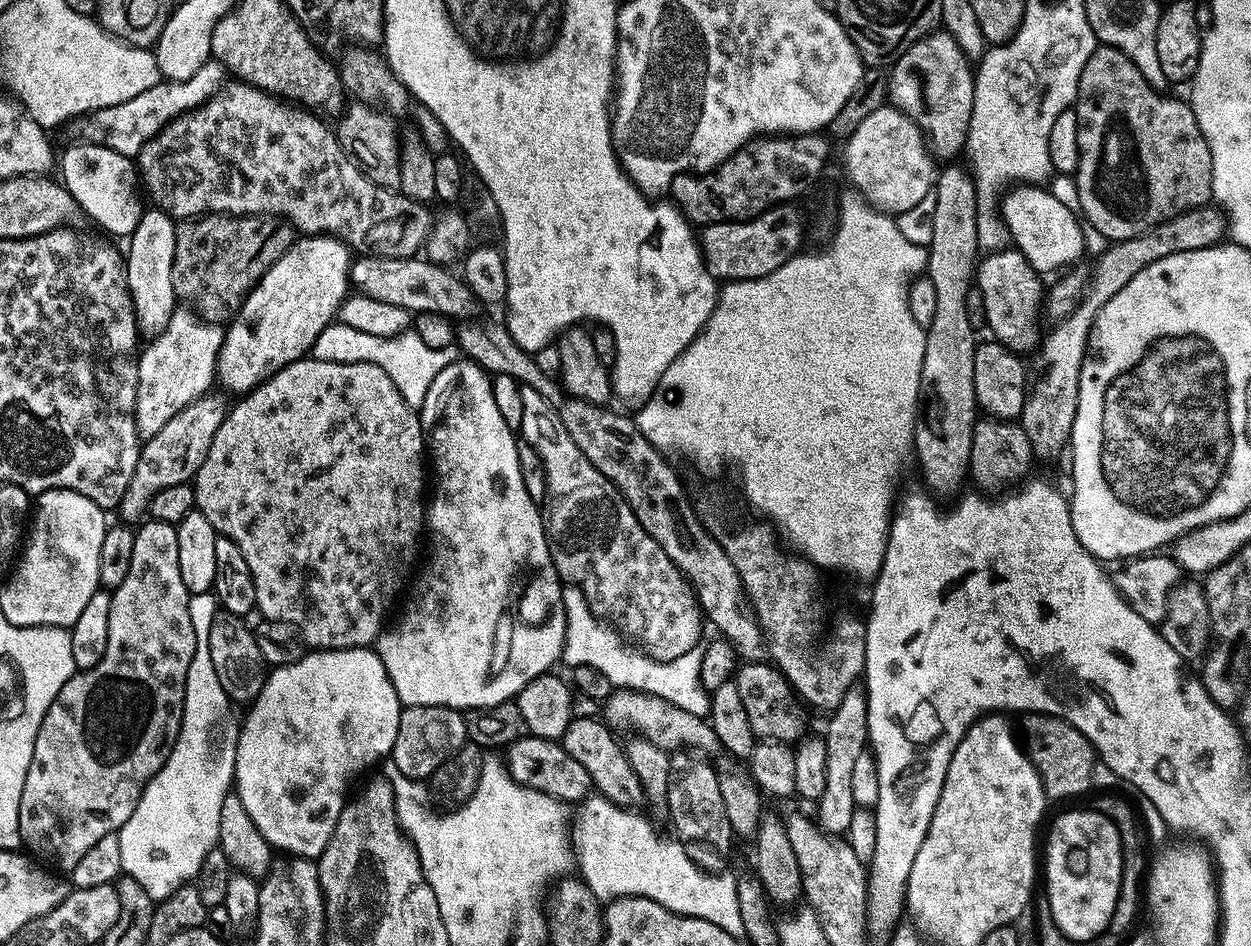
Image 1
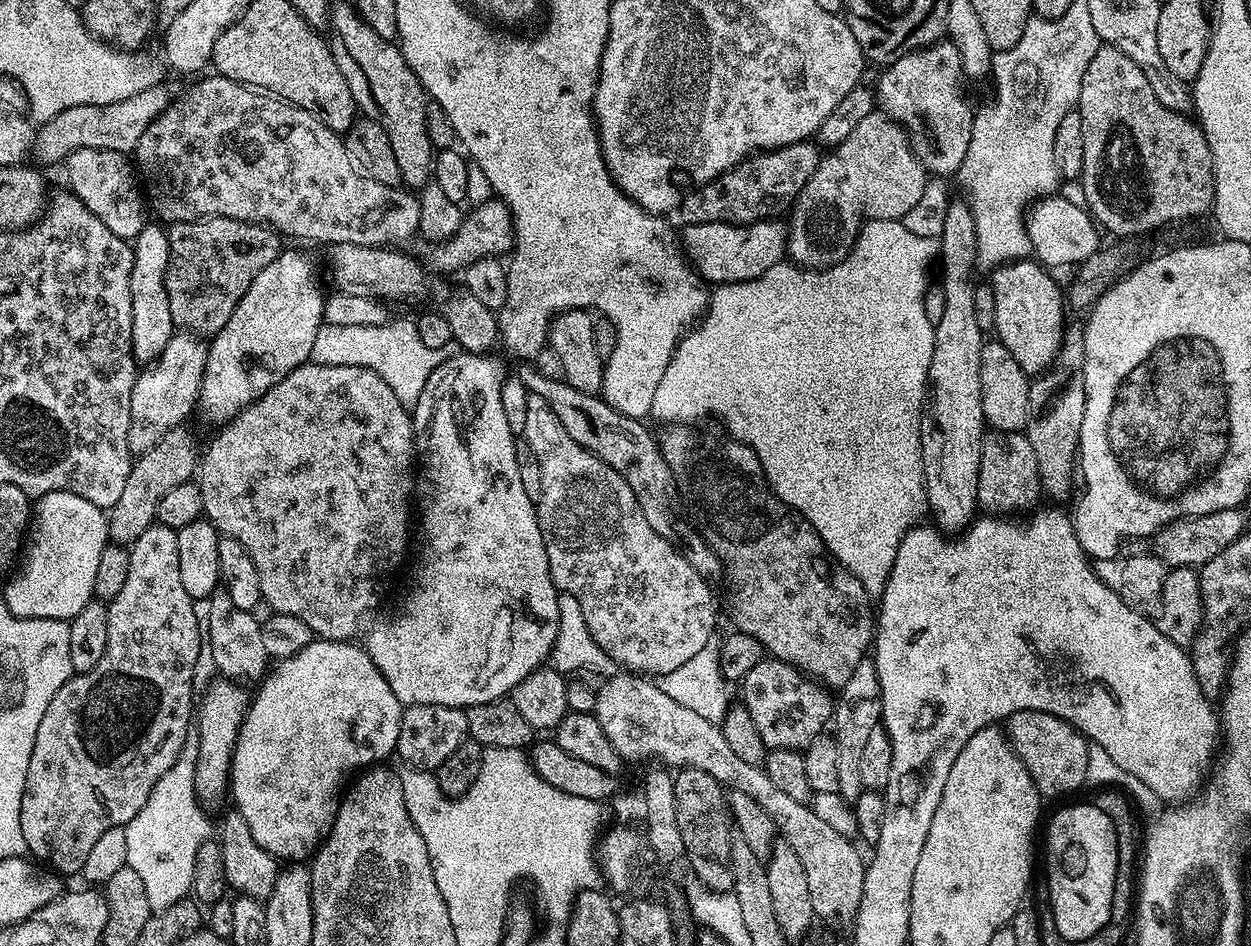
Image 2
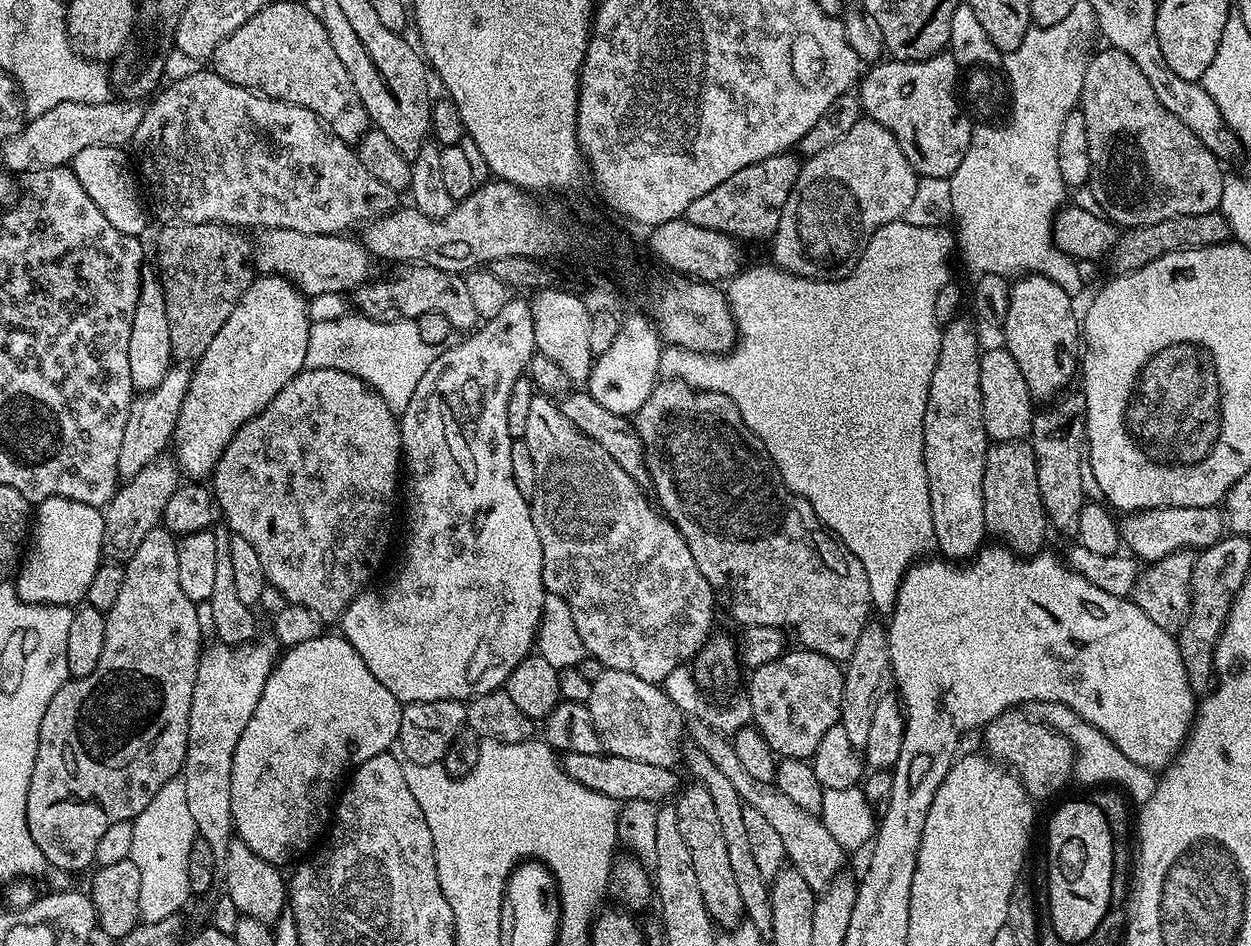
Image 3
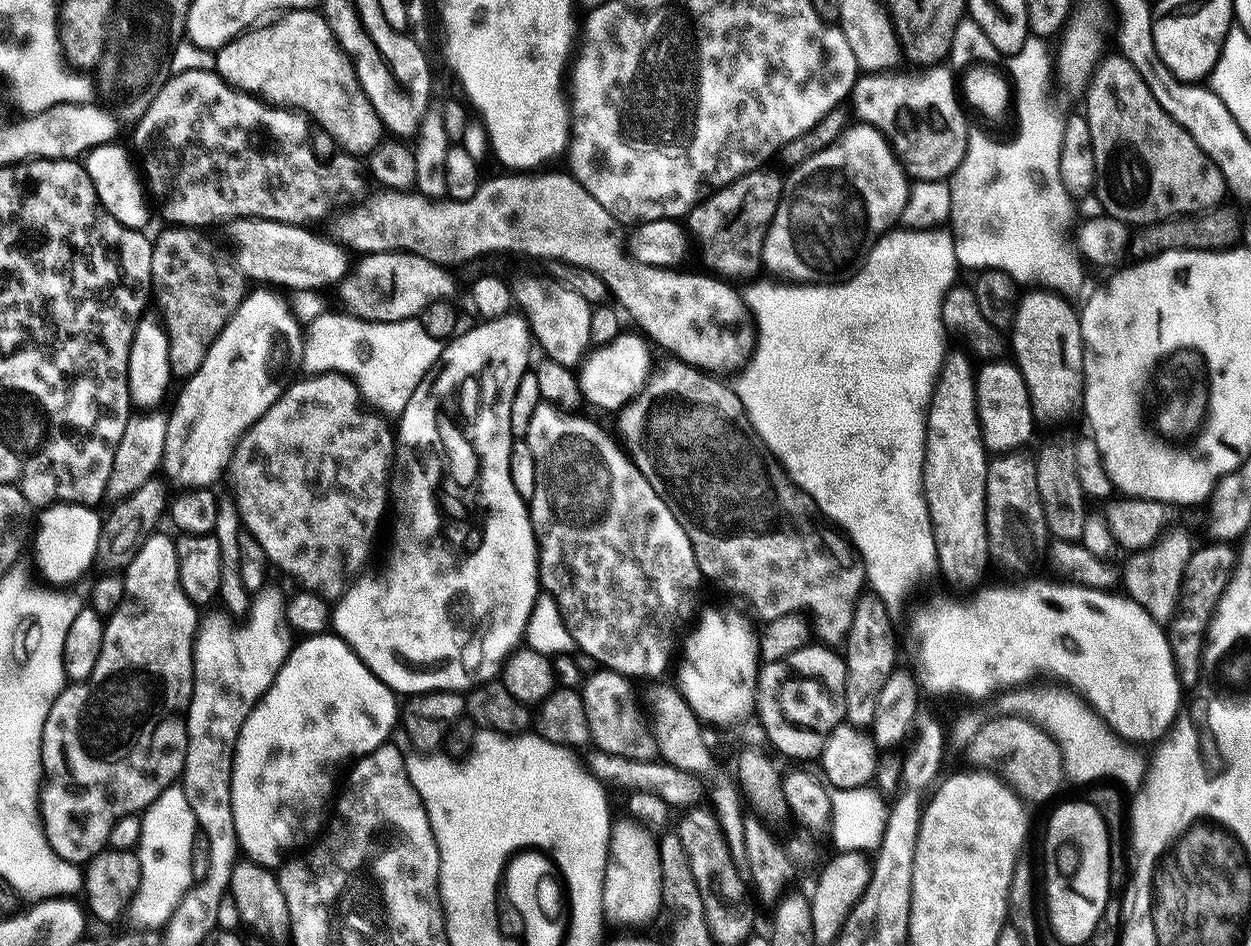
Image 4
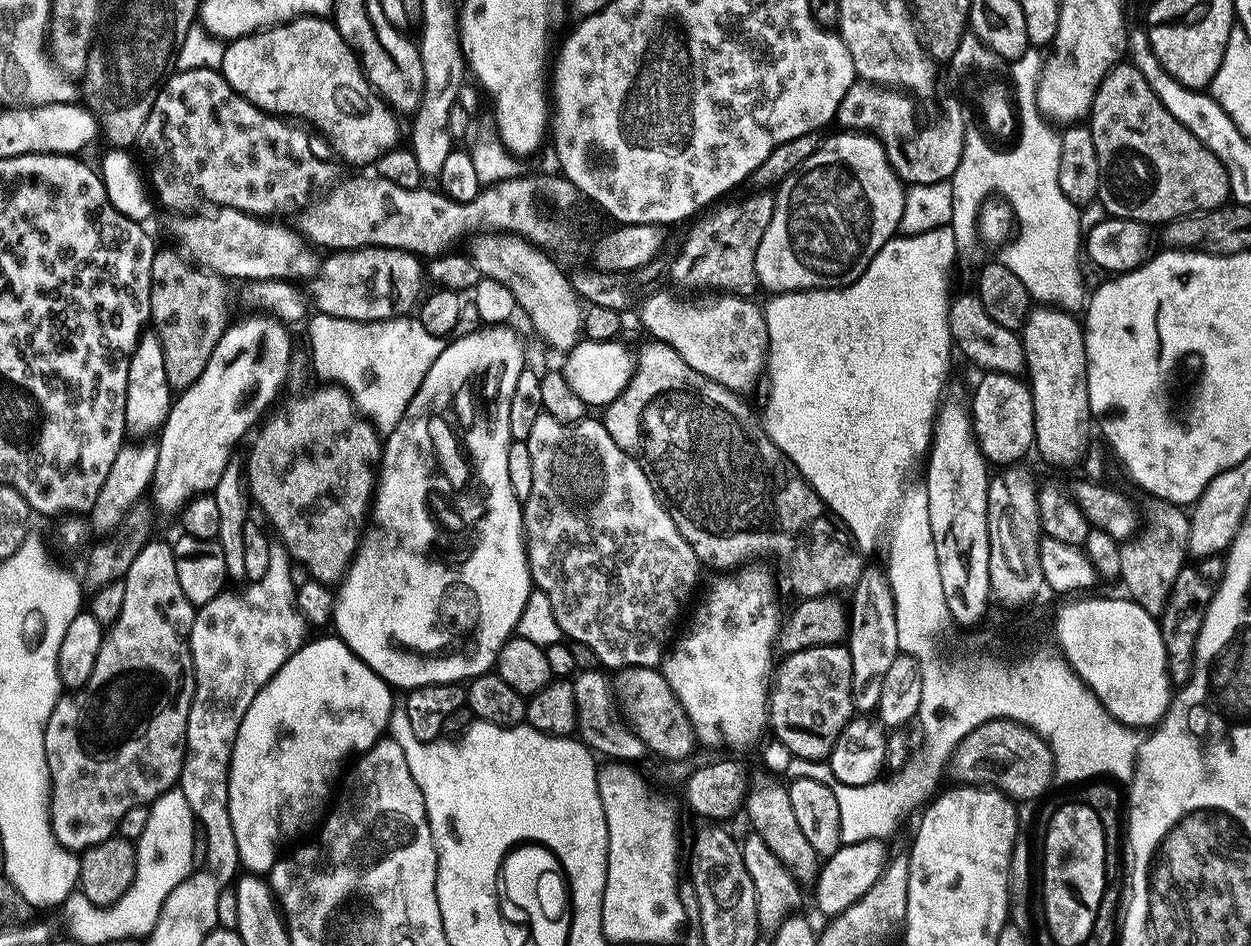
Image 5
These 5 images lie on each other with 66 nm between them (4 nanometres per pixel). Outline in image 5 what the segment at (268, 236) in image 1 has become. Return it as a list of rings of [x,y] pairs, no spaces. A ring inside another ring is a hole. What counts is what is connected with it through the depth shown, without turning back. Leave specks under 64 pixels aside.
[[[161,247],[152,263],[150,324],[156,327],[154,334],[162,346],[168,384],[174,390],[183,390],[198,382],[202,370],[206,370],[206,362],[214,354],[214,346],[218,346],[224,329],[229,327],[230,319],[224,309],[228,304],[229,285],[215,272],[189,262],[176,252]]]

